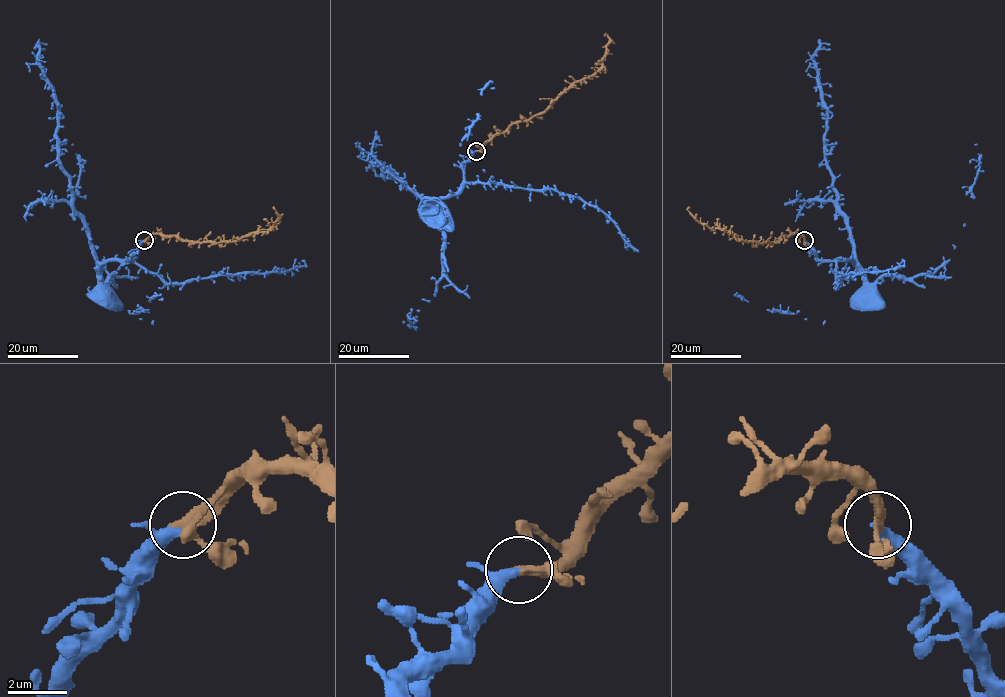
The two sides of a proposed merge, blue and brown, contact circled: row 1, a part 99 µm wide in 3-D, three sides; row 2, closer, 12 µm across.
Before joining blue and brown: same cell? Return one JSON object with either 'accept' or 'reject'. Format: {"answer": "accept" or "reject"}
{"answer": "accept"}

